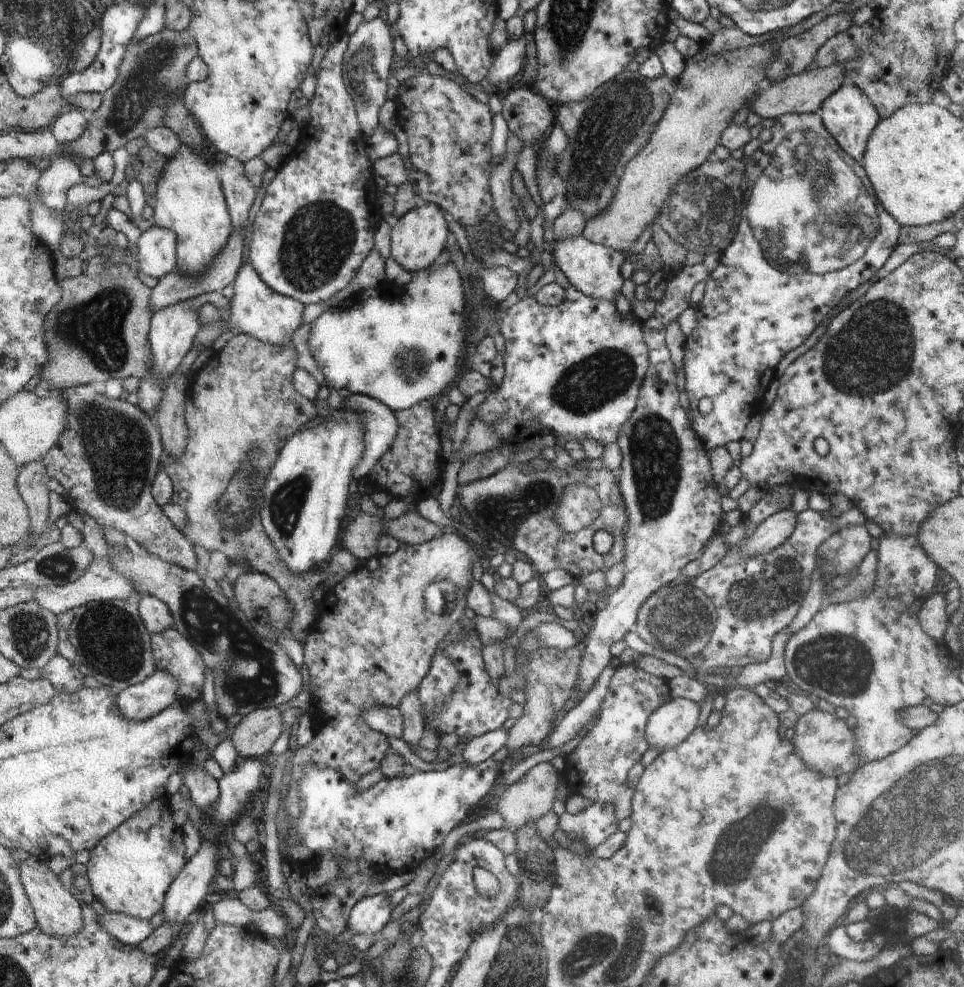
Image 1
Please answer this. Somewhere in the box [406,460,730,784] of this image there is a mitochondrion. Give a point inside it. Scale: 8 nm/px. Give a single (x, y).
(678, 619)

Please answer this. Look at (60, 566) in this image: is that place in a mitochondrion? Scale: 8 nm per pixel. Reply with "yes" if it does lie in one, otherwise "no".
yes

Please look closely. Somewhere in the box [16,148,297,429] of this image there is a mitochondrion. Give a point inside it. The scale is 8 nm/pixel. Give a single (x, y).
(93, 328)

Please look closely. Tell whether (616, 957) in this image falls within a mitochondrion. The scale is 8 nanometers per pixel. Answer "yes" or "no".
yes

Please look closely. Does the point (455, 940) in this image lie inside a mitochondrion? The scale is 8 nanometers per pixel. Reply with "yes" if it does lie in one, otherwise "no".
no

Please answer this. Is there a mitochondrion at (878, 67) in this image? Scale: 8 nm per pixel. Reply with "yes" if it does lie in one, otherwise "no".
yes

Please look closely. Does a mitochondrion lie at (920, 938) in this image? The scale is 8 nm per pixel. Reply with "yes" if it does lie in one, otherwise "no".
no

